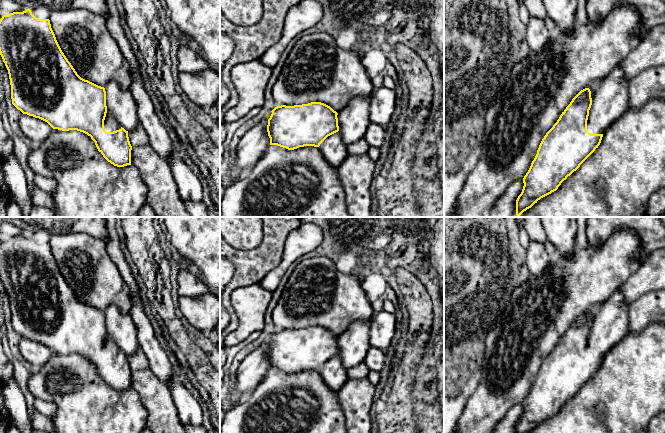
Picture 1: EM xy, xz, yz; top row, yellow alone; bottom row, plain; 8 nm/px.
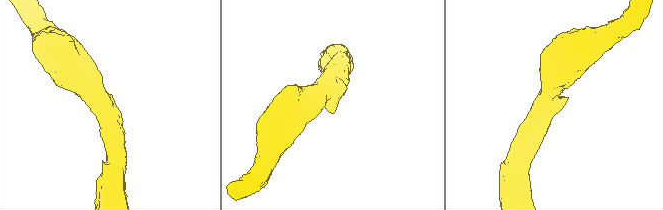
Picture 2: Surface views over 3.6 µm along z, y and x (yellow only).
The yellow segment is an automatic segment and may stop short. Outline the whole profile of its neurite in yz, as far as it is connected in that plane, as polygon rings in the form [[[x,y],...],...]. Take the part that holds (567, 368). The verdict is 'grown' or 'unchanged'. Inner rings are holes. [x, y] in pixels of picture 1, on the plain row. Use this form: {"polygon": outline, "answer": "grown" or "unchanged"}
{"polygon": [[[616,290],[597,309],[593,323],[589,312],[581,314],[572,323],[542,363],[537,378],[523,402],[524,410],[516,424],[516,433],[529,433],[538,424],[556,415],[598,372],[605,354],[627,334],[629,305],[621,292]]], "answer": "grown"}

